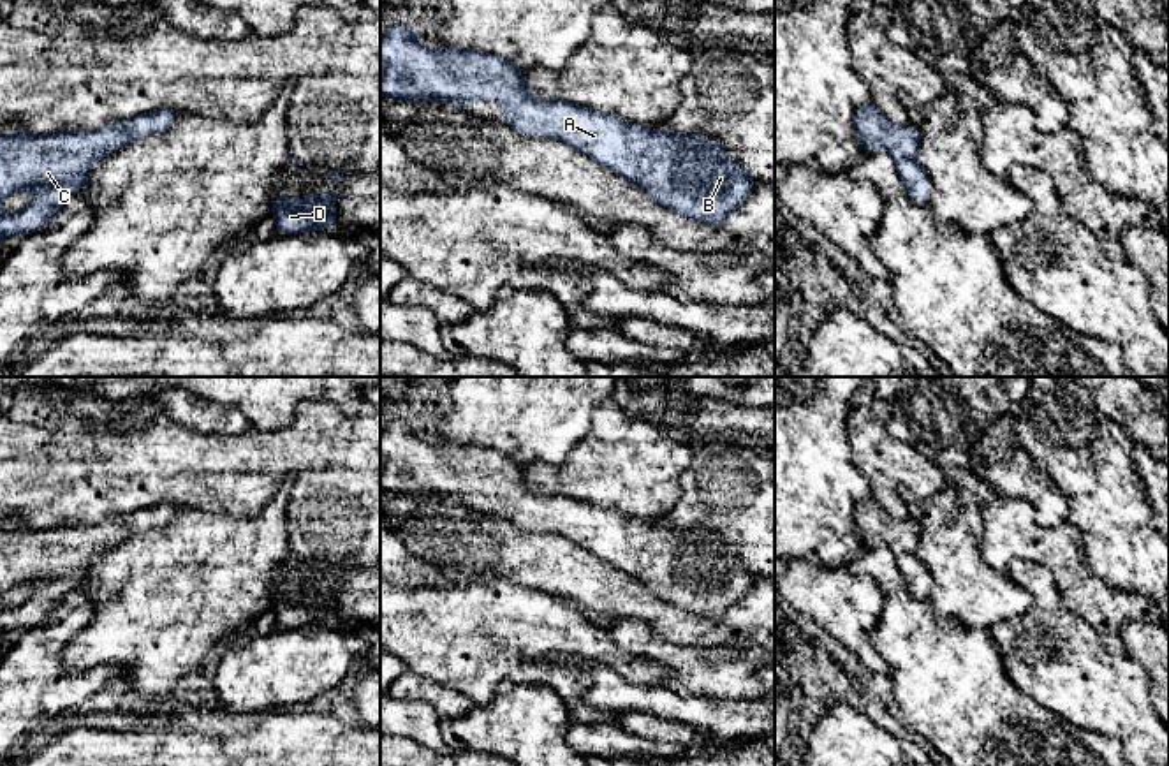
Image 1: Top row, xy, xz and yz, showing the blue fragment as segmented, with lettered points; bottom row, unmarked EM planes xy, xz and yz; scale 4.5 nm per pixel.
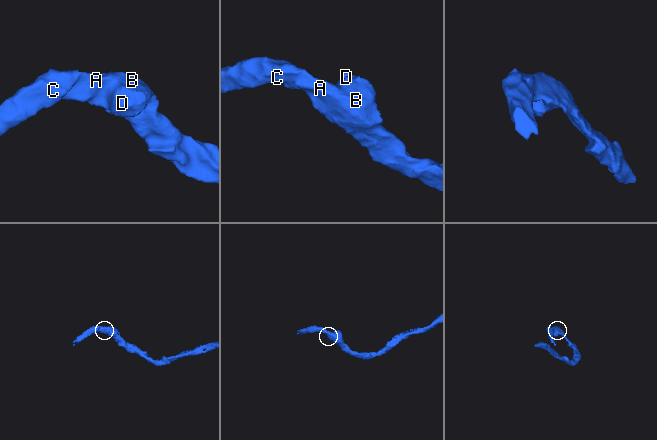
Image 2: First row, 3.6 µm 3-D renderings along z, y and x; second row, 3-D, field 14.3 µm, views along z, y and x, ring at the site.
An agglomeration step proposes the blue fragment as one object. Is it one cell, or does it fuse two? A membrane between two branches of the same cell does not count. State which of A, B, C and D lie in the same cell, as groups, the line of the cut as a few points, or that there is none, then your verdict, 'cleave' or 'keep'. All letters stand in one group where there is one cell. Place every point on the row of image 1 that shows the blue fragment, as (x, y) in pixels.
groups A B C D; cut none; keep

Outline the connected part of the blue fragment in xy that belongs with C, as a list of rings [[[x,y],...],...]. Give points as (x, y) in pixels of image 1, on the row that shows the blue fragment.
[[[174,109],[109,122],[99,130],[60,130],[37,136],[21,129],[0,136],[0,203],[28,188],[32,201],[19,213],[0,213],[0,241],[42,229],[55,211],[83,187],[95,162],[132,141],[167,132]]]

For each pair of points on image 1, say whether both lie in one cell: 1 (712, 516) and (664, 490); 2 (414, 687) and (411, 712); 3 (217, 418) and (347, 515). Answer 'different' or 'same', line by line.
1: different
2: different
3: different

